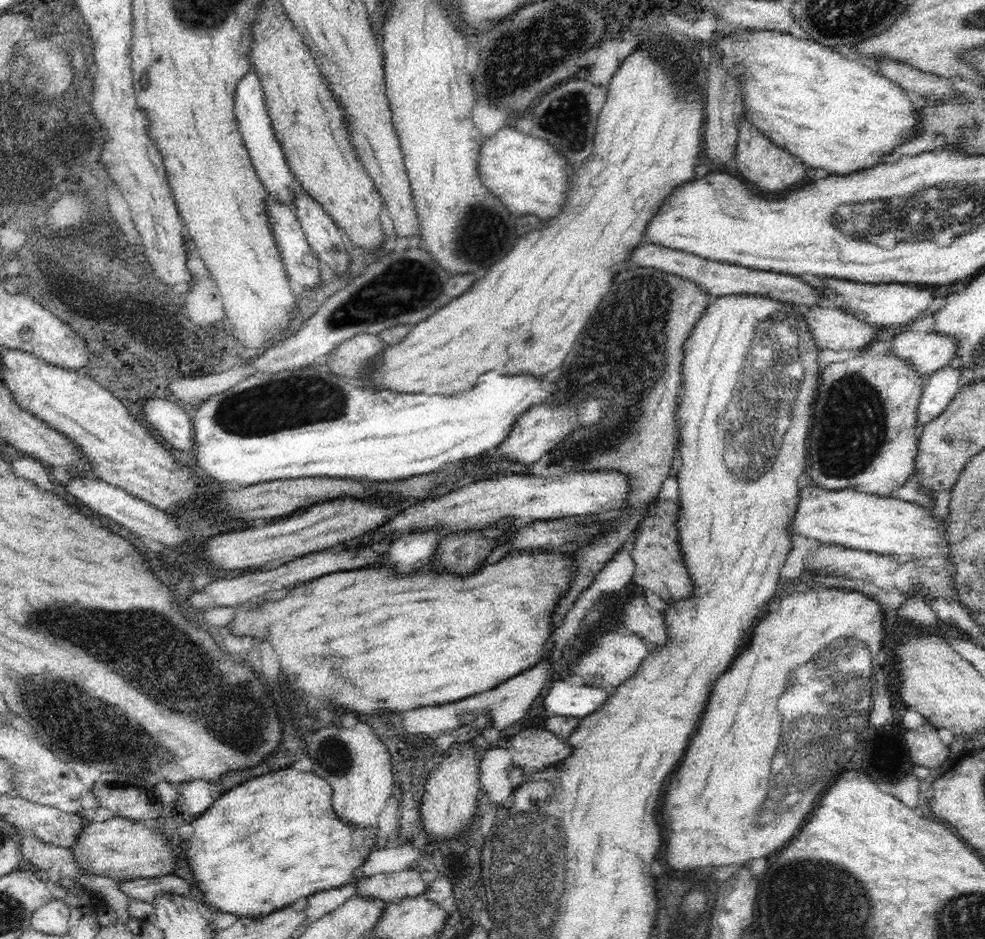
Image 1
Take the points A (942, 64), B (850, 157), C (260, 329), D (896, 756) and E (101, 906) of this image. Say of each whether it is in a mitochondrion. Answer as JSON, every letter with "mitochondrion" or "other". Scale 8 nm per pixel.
{"A":"other","B":"other","C":"other","D":"other","E":"other"}

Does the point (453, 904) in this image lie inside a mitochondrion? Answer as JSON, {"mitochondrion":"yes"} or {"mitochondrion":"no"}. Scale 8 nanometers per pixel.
{"mitochondrion":"no"}

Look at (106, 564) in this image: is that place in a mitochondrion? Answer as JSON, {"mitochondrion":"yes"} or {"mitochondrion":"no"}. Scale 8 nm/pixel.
{"mitochondrion":"no"}

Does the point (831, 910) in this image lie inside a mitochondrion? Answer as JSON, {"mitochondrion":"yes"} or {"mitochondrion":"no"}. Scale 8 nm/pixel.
{"mitochondrion":"yes"}

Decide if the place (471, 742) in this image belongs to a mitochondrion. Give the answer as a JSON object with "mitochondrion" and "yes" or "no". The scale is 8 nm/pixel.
{"mitochondrion":"no"}

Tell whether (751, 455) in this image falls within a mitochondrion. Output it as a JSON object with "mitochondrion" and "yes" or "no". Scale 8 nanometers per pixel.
{"mitochondrion":"yes"}

